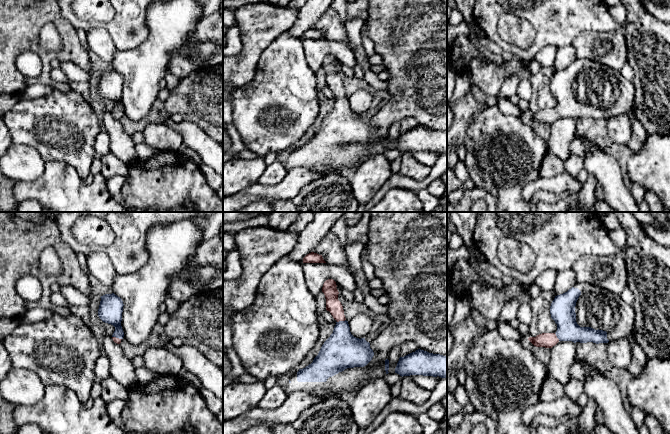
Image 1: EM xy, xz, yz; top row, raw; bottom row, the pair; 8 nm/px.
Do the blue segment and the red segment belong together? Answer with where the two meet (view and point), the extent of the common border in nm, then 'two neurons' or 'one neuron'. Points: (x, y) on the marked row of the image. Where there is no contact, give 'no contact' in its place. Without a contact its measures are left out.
contact xz (341, 321); length 80 nm; one neuron

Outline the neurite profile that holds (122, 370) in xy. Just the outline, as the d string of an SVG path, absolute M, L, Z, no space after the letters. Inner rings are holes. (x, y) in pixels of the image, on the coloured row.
M106 336L101 346L110 361L110 375L127 389L137 385L135 367L131 358L125 355L121 345L115 343L112 337Z

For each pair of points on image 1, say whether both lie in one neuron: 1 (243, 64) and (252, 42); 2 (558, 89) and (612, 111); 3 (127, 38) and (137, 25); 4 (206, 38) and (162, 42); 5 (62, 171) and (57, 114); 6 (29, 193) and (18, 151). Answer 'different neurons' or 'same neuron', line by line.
1: same neuron
2: same neuron
3: same neuron
4: different neurons
5: different neurons
6: different neurons

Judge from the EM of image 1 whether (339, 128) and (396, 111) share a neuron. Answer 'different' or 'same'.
different

